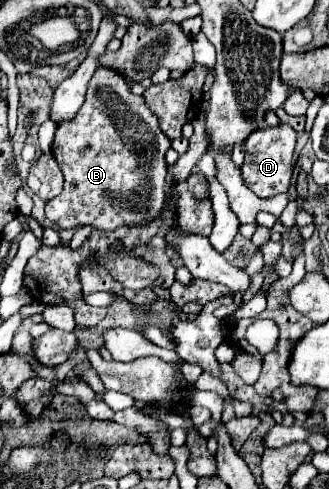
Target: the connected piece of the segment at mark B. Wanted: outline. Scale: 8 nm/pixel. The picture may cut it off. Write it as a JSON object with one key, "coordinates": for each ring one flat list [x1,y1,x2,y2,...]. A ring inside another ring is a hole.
{"coordinates":[[98,68,94,72,94,76,90,78,90,84,88,84,88,92,86,92,86,102,82,106,82,110,76,114,76,118,72,122,66,122,66,124,60,124,58,130,56,130,56,136,54,136,54,142,52,142,52,154,64,174,64,190,58,198,46,202,46,218,56,224,58,228,62,230,70,230,70,228,76,228,76,226,84,226,84,224,90,224,98,230,116,230,118,226,122,224,140,224,140,222,150,222,154,218,160,216,160,210,164,206,164,198,166,198,166,162,164,162,164,154,168,150,168,138,160,132,160,126,158,126,158,118,154,116,154,112,150,112,150,108,146,106,144,98,136,96,130,92,128,84,122,80,122,76,118,76,114,70,110,68]]}

